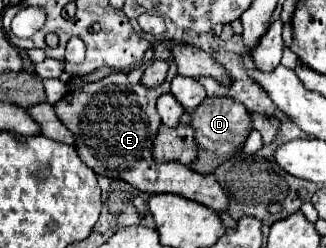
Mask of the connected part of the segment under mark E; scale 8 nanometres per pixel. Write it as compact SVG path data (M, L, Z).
M113 74L107 78L85 84L75 92L67 94L55 104L57 118L73 132L75 148L79 158L95 172L109 178L119 178L129 182L133 188L147 194L179 194L189 200L195 200L215 212L229 210L229 198L215 180L213 174L199 174L189 170L179 162L159 164L151 158L153 140L161 126L161 116L157 114L157 98L169 92L171 82L167 80L153 92L153 100L113 100Z

